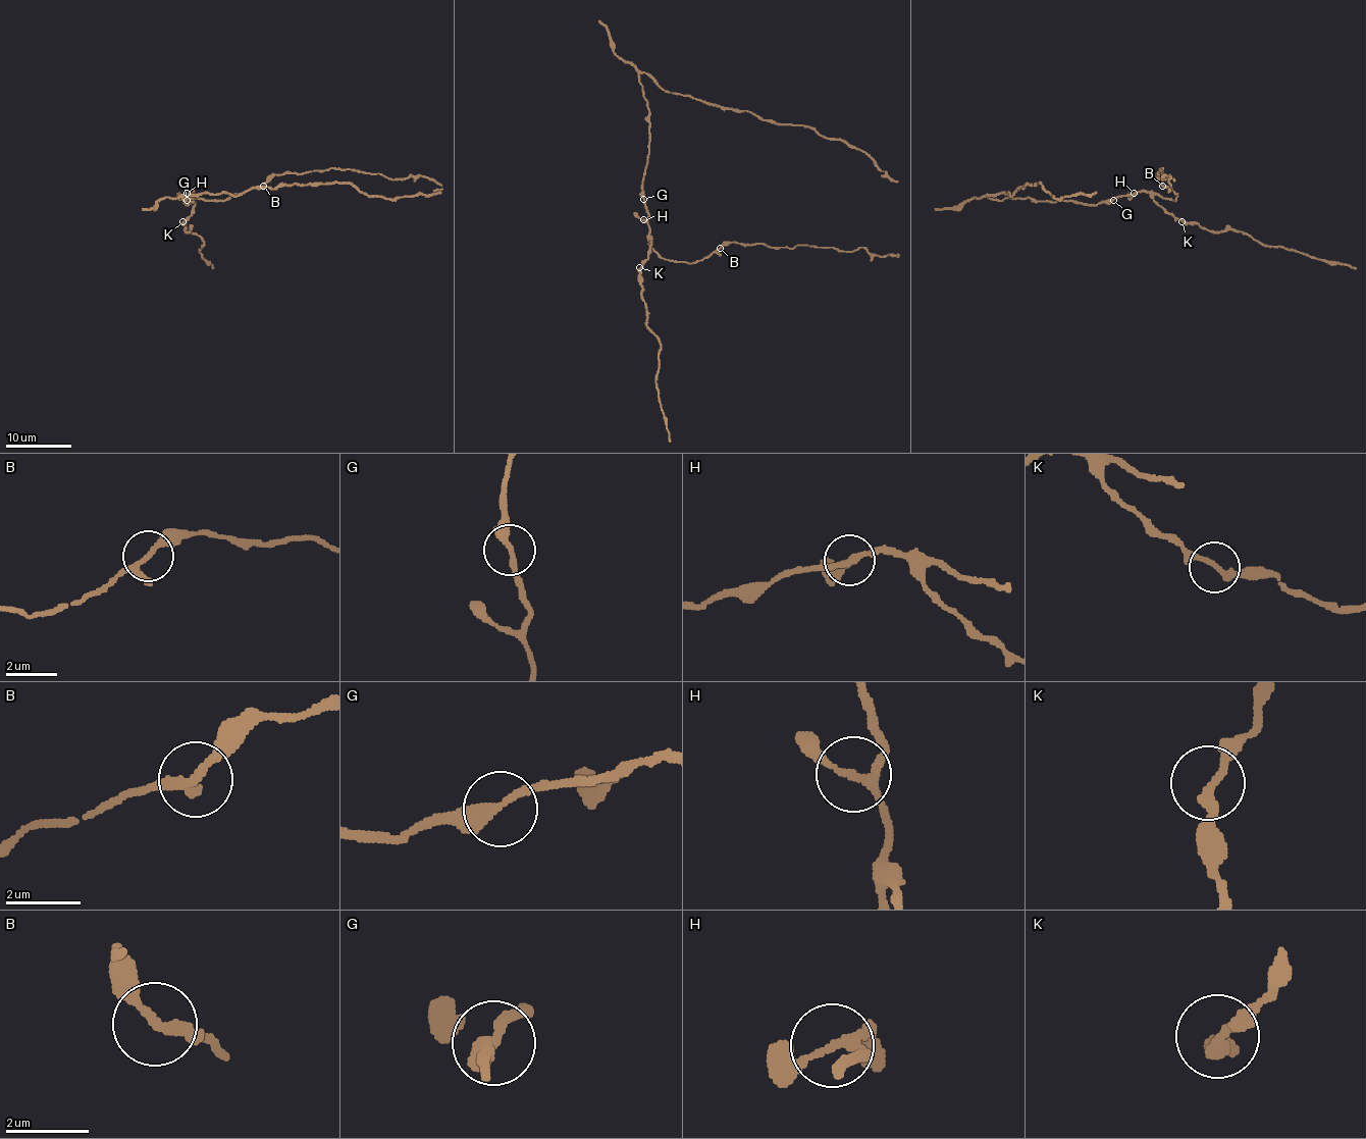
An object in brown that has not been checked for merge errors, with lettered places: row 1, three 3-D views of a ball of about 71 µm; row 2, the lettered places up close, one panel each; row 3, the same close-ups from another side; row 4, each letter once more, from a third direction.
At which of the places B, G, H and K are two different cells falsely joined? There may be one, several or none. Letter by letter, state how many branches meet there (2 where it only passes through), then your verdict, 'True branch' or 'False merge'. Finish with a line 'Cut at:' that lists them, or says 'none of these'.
B: Branches: 3. True branch
G: Branches: 2. True branch
H: Branches: 3. True branch
K: Branches: 2. True branch
Cut at: none of these

